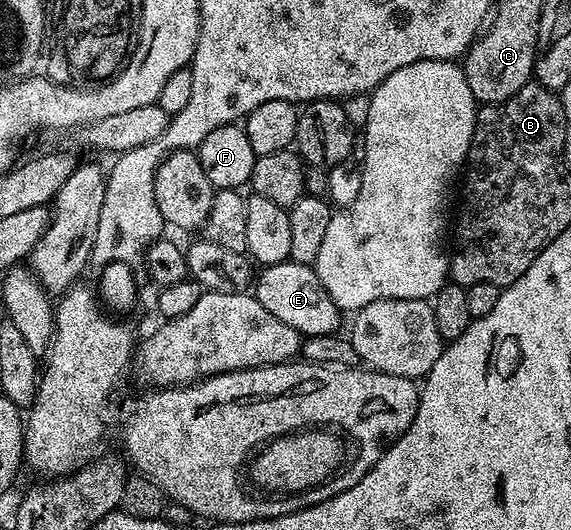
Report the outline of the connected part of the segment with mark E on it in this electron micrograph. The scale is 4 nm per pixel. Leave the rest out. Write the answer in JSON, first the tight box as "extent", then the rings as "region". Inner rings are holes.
{"extent":[255,260,342,337],"region":[[[288,260],[264,266],[255,277],[255,296],[271,315],[275,315],[275,319],[279,319],[279,323],[287,323],[287,327],[305,337],[338,332],[342,310],[331,299],[327,287],[323,287],[313,265]]]}

